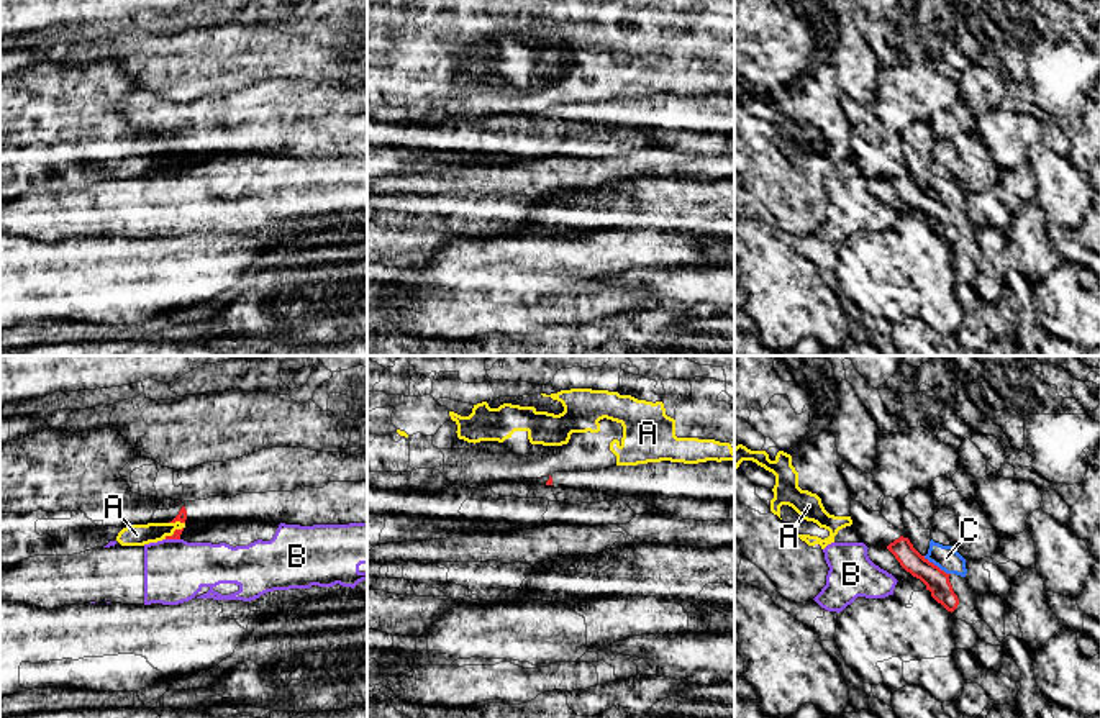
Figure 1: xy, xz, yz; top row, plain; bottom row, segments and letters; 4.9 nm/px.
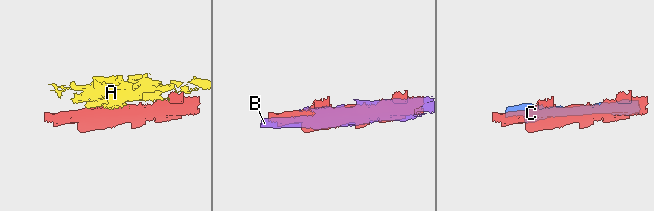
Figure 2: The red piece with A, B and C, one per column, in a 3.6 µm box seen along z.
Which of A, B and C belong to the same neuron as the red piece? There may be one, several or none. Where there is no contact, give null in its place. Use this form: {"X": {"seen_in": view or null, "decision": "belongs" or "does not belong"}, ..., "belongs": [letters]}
{"A": {"seen_in": "xy", "decision": "does not belong"}, "B": {"seen_in": "xy", "decision": "does not belong"}, "C": {"seen_in": "yz", "decision": "does not belong"}, "belongs": []}

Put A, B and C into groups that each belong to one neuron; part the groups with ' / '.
A / B / C

